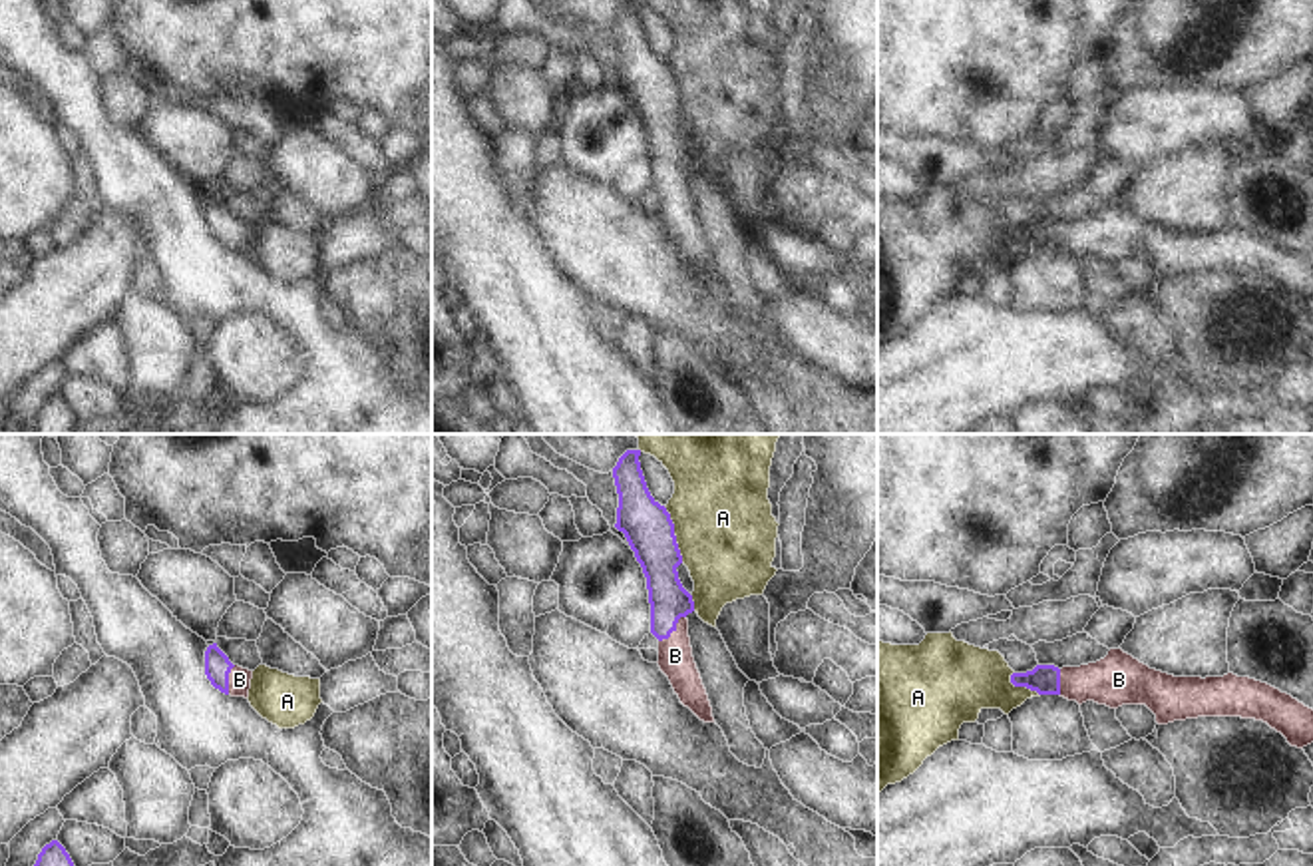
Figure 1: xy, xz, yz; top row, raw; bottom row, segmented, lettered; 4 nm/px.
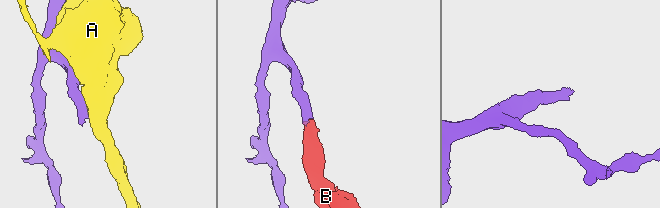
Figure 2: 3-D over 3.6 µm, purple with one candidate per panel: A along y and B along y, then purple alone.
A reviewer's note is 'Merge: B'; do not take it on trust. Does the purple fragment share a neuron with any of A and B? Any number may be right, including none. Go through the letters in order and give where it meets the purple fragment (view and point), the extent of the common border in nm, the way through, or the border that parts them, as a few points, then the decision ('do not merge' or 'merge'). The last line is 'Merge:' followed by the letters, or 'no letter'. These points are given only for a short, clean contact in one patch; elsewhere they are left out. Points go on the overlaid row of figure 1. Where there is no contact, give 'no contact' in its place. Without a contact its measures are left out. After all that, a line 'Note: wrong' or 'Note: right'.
A: contact xz (673, 534); length 240 nm; do not merge
B: contact xz (675, 630); length 160 nm; way xz (669, 602), (675, 630), (675, 655); merge
Merge: B
Note: right

